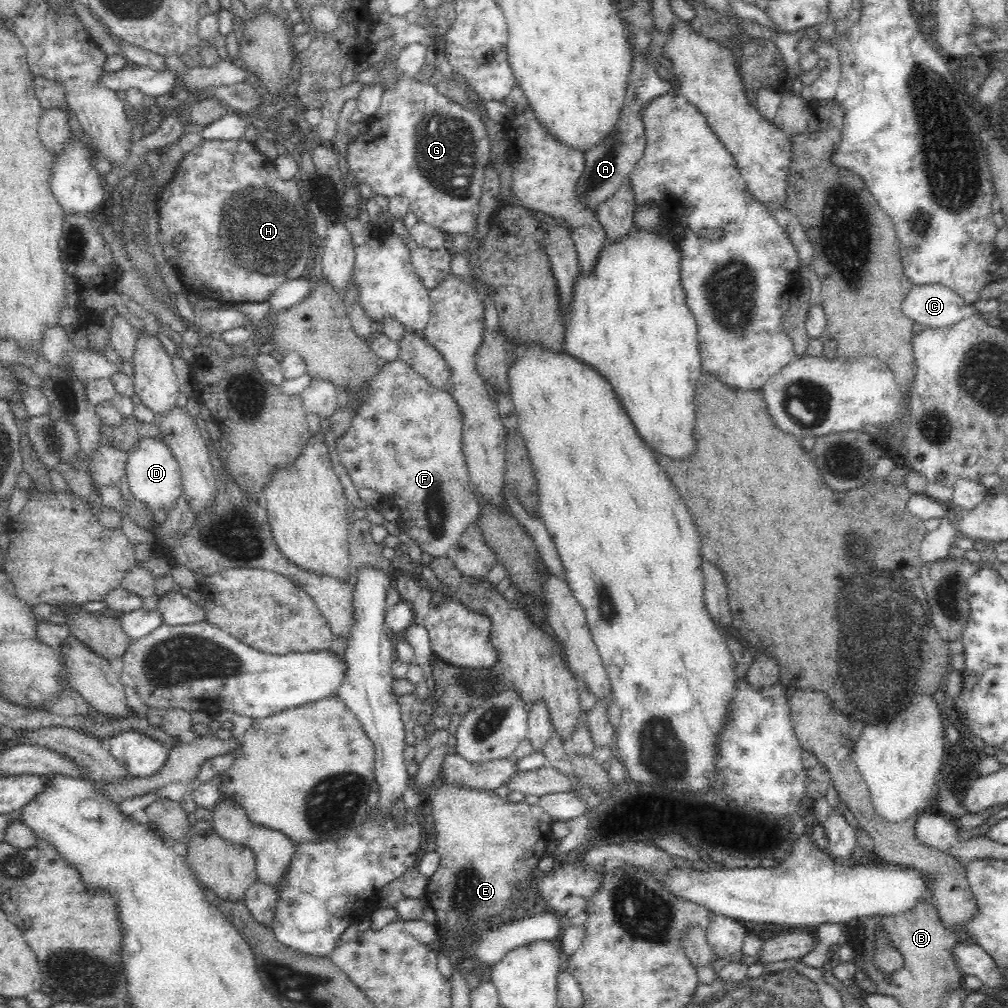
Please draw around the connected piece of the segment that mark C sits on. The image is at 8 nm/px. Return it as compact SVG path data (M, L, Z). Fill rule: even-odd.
M940 284L913 285L907 297L904 298L901 309L904 316L908 317L913 323L932 328L952 326L963 318L975 314L974 305L965 303L960 295Z

